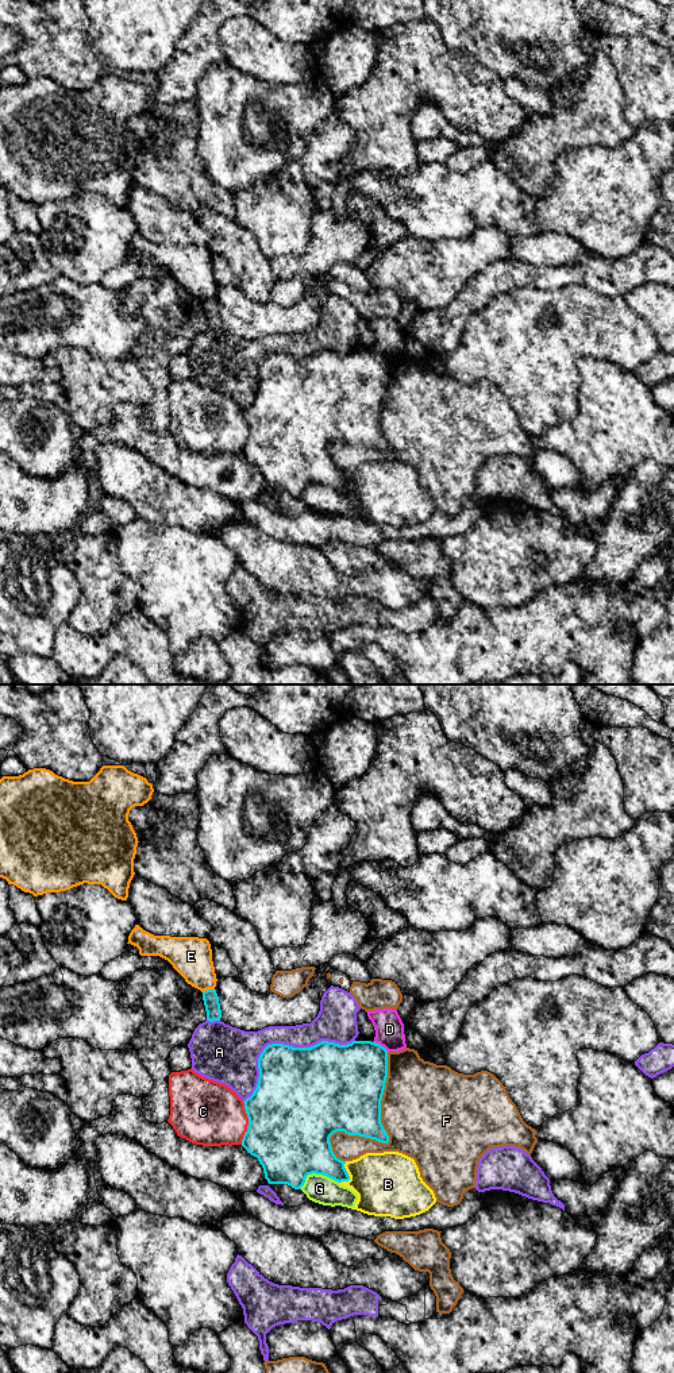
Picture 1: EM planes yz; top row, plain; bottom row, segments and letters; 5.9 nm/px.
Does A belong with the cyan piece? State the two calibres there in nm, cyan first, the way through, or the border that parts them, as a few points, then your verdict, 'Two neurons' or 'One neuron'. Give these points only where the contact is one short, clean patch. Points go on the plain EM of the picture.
Thickness 440 nm (cyan) against 220 nm. Two neurons

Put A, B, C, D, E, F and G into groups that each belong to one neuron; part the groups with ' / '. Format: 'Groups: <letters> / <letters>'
Groups: A / B / C D / E F / G

